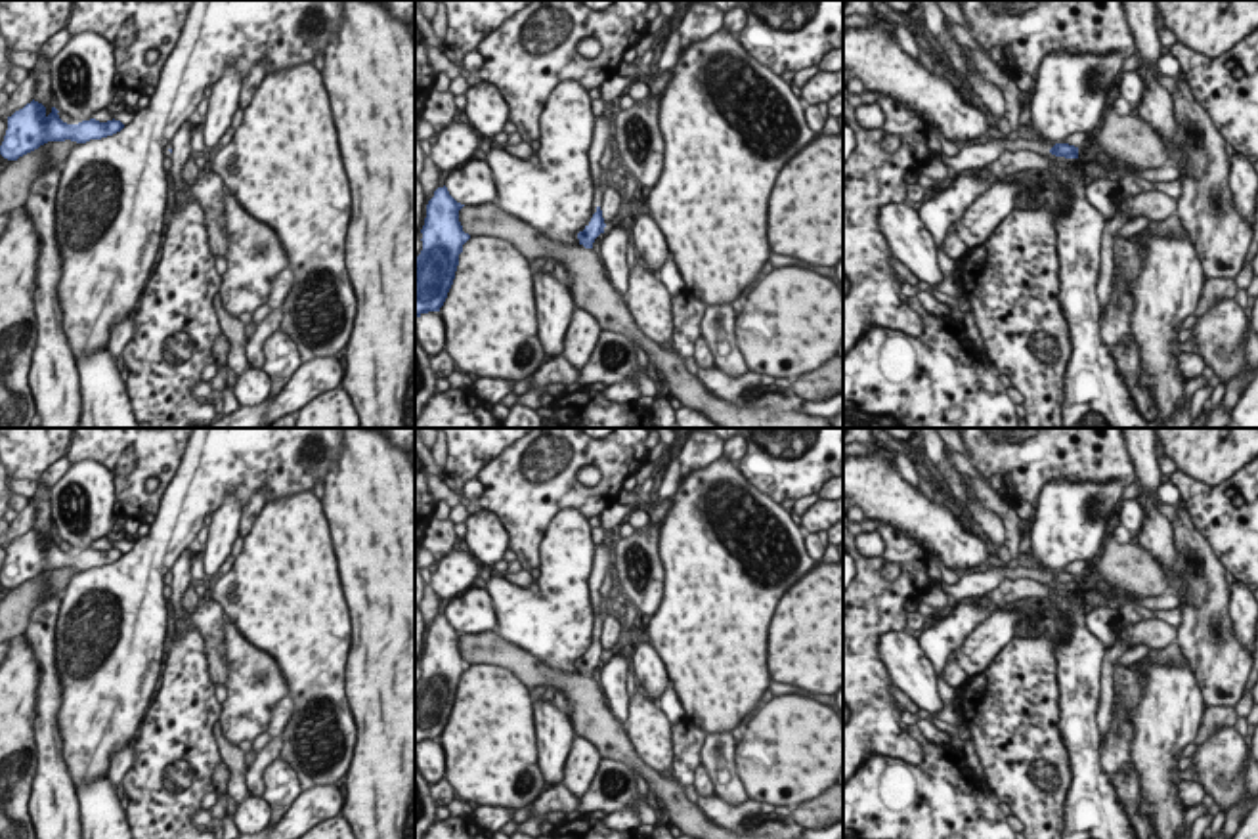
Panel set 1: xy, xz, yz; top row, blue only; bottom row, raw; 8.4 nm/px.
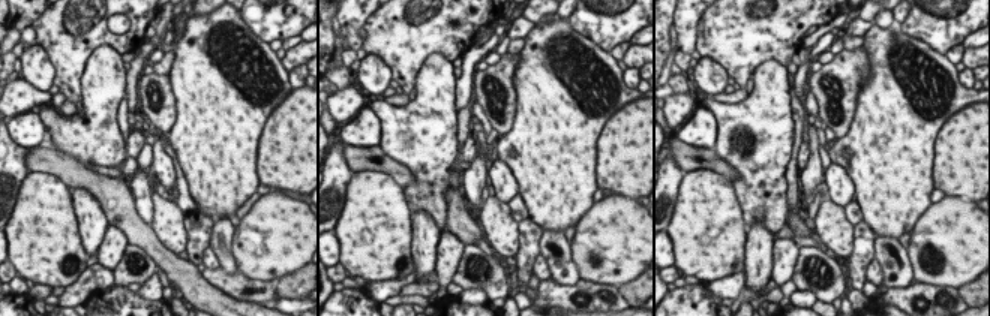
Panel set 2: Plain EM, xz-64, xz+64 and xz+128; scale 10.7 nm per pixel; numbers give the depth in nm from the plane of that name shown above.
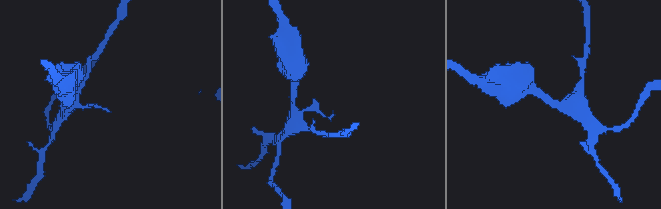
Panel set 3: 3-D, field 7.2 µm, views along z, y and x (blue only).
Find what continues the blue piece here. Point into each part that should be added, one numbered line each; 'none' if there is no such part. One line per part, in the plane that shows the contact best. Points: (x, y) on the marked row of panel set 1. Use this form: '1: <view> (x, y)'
1: yz (974, 157)

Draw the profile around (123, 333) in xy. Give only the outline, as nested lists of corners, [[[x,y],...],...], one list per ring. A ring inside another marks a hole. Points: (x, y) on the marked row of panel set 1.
[[[128,315],[124,321],[113,327],[113,333],[107,342],[107,350],[115,357],[124,355],[124,348],[132,340],[134,333],[136,333],[136,321],[134,315]]]

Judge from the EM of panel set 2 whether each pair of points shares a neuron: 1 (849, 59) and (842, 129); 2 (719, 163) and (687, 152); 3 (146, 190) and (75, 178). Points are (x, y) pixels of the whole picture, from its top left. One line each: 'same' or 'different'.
1: same
2: same
3: different

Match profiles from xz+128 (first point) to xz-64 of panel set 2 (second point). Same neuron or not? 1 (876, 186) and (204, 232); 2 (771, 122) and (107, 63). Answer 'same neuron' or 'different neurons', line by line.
1: different neurons
2: same neuron

